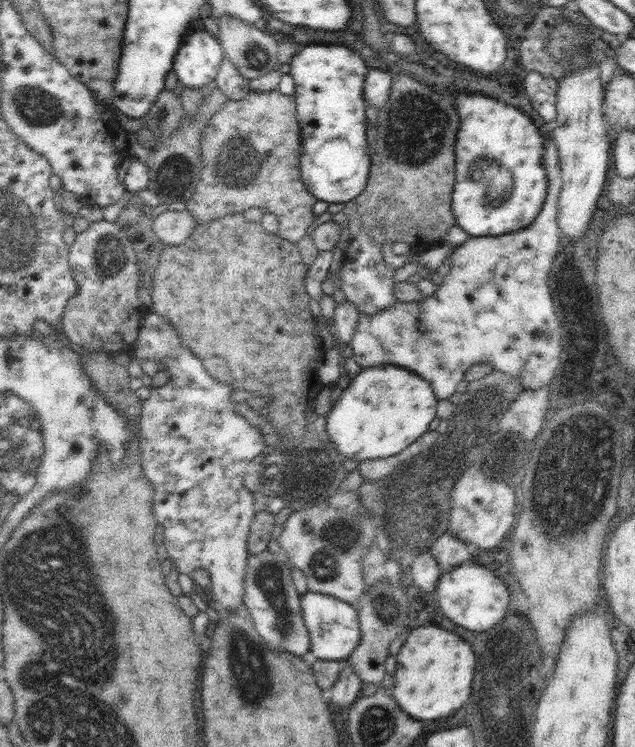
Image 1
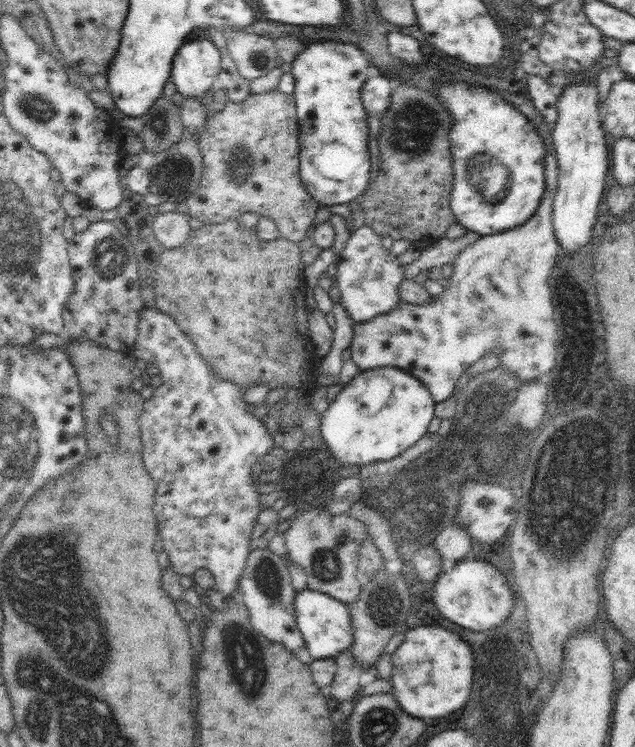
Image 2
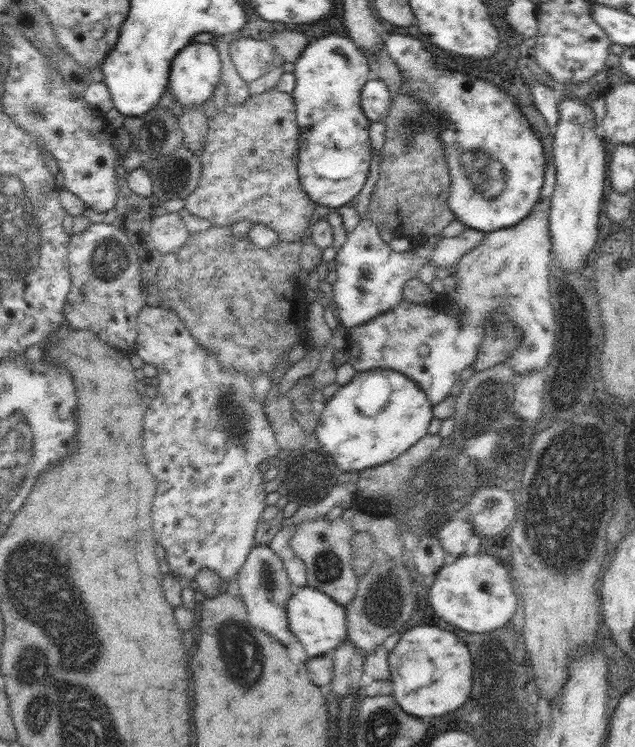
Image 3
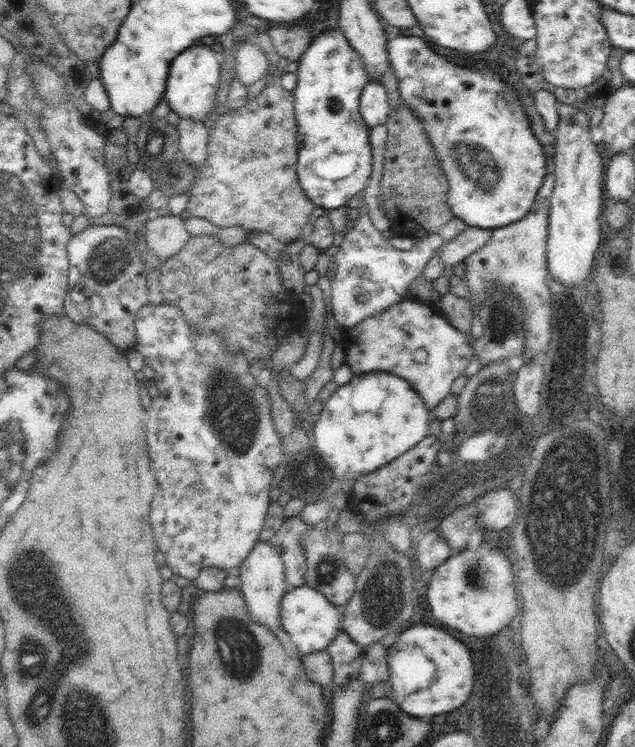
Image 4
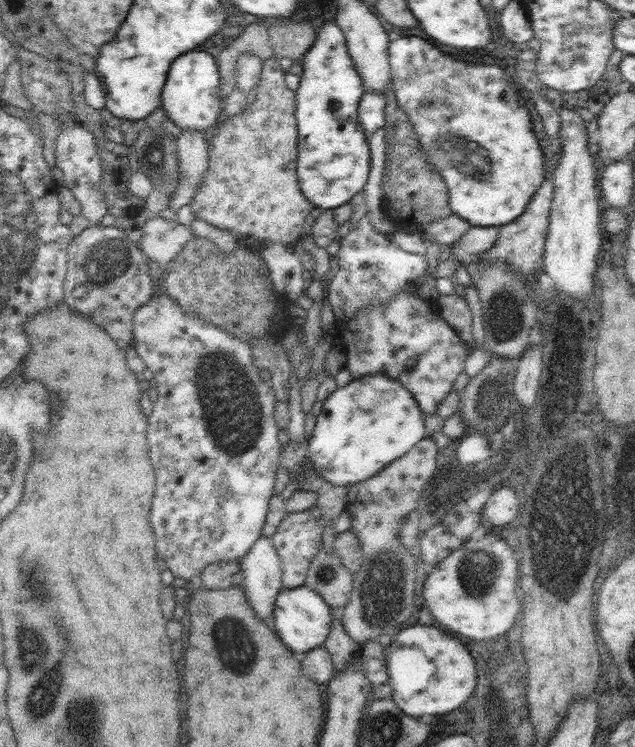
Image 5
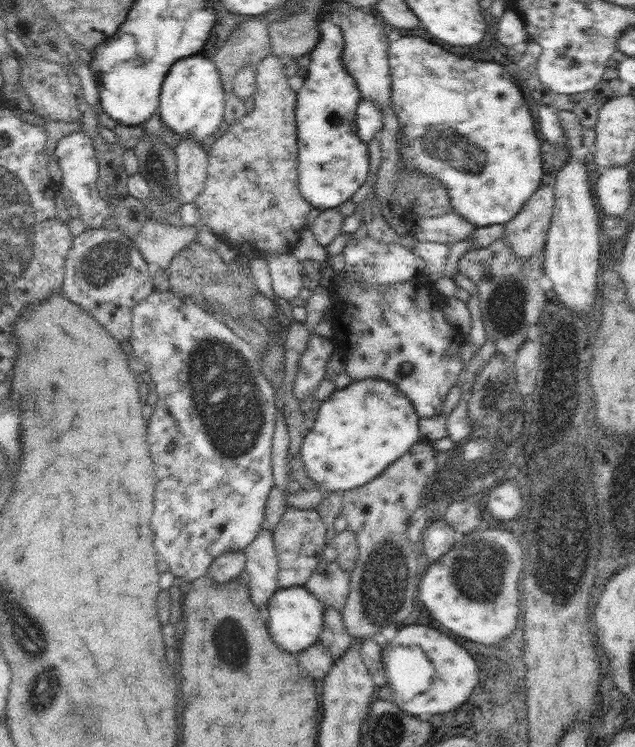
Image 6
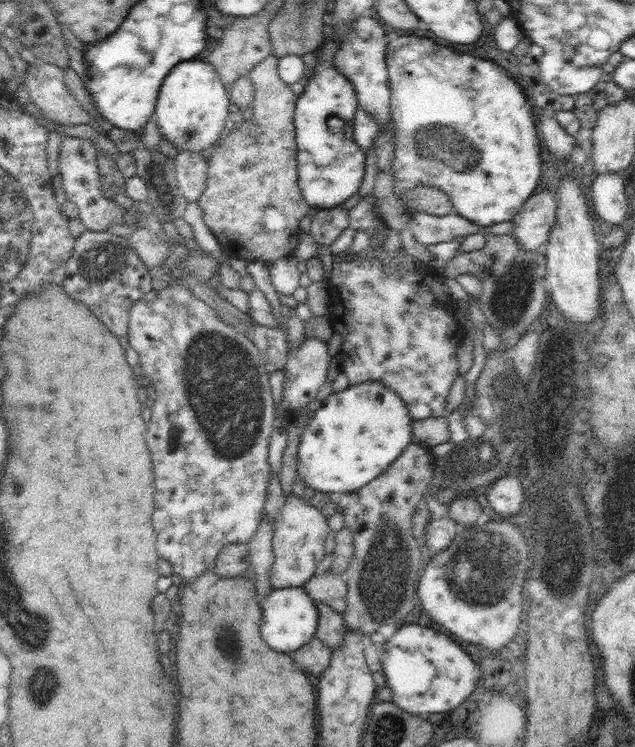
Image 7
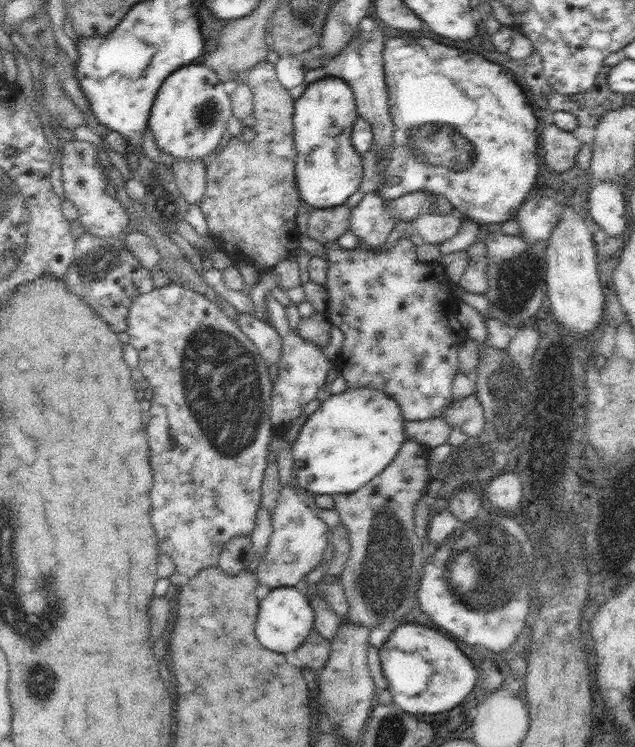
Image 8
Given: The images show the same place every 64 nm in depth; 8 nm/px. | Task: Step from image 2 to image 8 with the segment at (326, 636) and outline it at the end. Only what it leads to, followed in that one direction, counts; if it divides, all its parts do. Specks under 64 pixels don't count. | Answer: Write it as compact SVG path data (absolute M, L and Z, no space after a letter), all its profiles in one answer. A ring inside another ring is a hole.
M282 586L270 590L269 594L259 602L256 634L262 646L286 654L296 651L308 638L314 626L314 609L308 597L296 587Z

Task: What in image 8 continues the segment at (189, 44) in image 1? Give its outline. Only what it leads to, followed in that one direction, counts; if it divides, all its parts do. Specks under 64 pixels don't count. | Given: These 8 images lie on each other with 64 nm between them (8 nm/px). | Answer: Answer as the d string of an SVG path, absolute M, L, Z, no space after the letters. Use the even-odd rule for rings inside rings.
M186 64L174 70L158 90L153 103L148 127L160 149L175 157L175 160L200 160L206 154L222 146L223 134L233 114L224 82L206 64Z

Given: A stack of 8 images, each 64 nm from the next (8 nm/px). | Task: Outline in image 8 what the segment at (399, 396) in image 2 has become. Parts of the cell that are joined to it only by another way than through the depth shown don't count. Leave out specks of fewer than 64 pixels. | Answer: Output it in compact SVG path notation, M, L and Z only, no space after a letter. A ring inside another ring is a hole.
M358 387L331 395L302 424L291 447L296 485L316 495L358 490L396 458L406 440L404 422L398 401L378 388Z

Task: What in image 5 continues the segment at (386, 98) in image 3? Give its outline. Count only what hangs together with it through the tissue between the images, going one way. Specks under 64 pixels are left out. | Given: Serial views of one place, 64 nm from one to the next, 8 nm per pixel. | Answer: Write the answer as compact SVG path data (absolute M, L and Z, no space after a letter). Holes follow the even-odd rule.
M365 90L359 103L358 119L364 126L366 140L369 140L376 130L385 127L386 106L385 94Z

